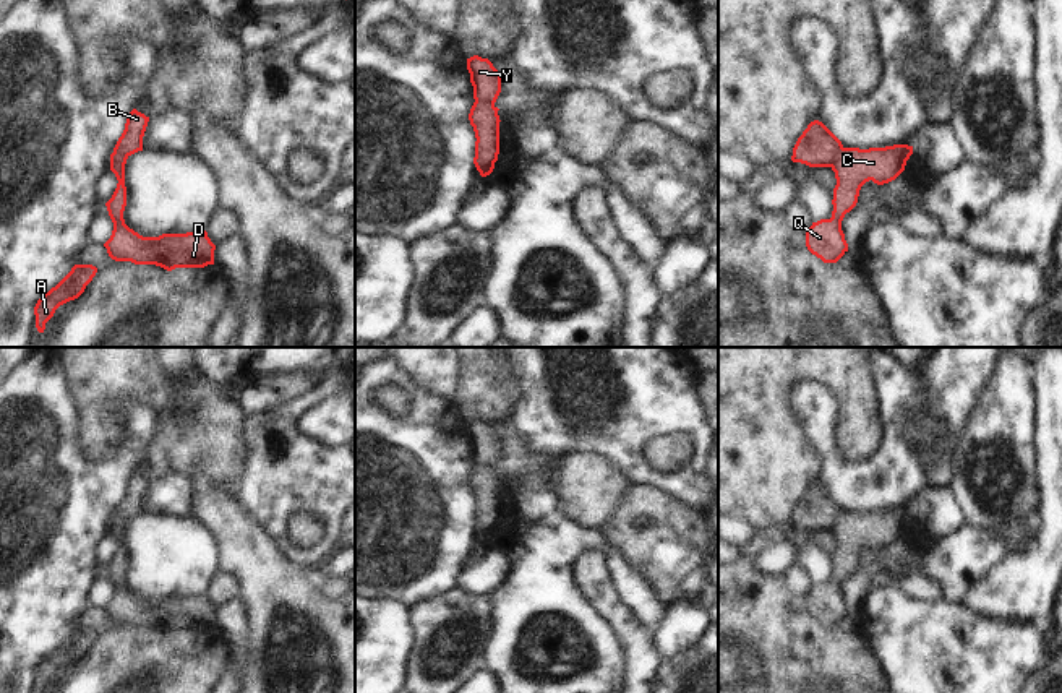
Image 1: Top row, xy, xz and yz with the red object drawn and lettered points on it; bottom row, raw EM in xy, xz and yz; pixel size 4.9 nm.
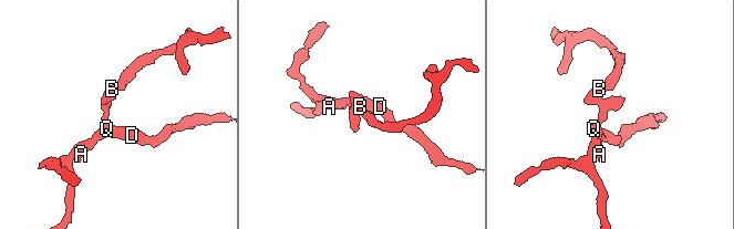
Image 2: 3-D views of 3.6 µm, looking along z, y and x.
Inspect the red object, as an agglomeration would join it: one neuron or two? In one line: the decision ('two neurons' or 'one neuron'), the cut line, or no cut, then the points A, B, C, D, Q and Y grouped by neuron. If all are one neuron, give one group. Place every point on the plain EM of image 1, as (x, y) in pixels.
two neurons; cut yz (842, 510), (830, 529); groups A C D Q / B Y

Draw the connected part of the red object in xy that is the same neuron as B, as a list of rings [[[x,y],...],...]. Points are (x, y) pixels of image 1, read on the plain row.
[[[133,472],[125,487],[125,493],[118,501],[113,514],[118,518],[131,519],[143,514],[143,500],[148,490],[149,480]]]

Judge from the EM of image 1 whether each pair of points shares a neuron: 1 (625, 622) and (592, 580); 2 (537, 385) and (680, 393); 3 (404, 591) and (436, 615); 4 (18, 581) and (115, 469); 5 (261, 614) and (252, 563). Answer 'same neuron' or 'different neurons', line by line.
1: same neuron
2: same neuron
3: different neurons
4: same neuron
5: same neuron

